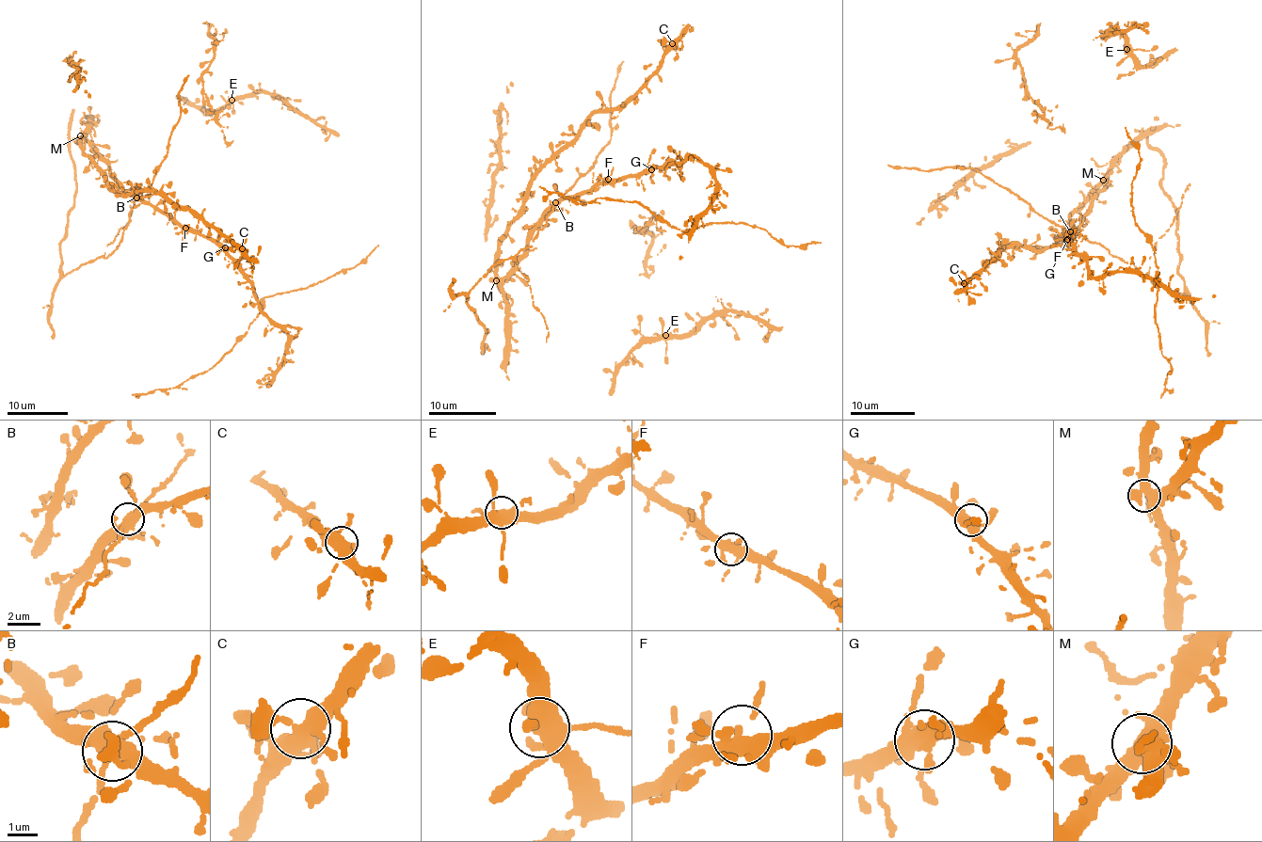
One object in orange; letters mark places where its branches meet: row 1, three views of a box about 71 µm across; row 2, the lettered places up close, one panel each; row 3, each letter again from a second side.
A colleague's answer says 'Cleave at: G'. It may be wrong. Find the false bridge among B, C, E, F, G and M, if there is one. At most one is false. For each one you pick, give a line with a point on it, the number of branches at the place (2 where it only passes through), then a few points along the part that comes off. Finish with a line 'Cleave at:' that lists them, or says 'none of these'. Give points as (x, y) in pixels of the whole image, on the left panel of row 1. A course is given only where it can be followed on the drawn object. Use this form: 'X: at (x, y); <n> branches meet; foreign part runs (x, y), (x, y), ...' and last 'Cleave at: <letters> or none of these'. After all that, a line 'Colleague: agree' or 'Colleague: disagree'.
Cleave at: none of these
Colleague: disagree

